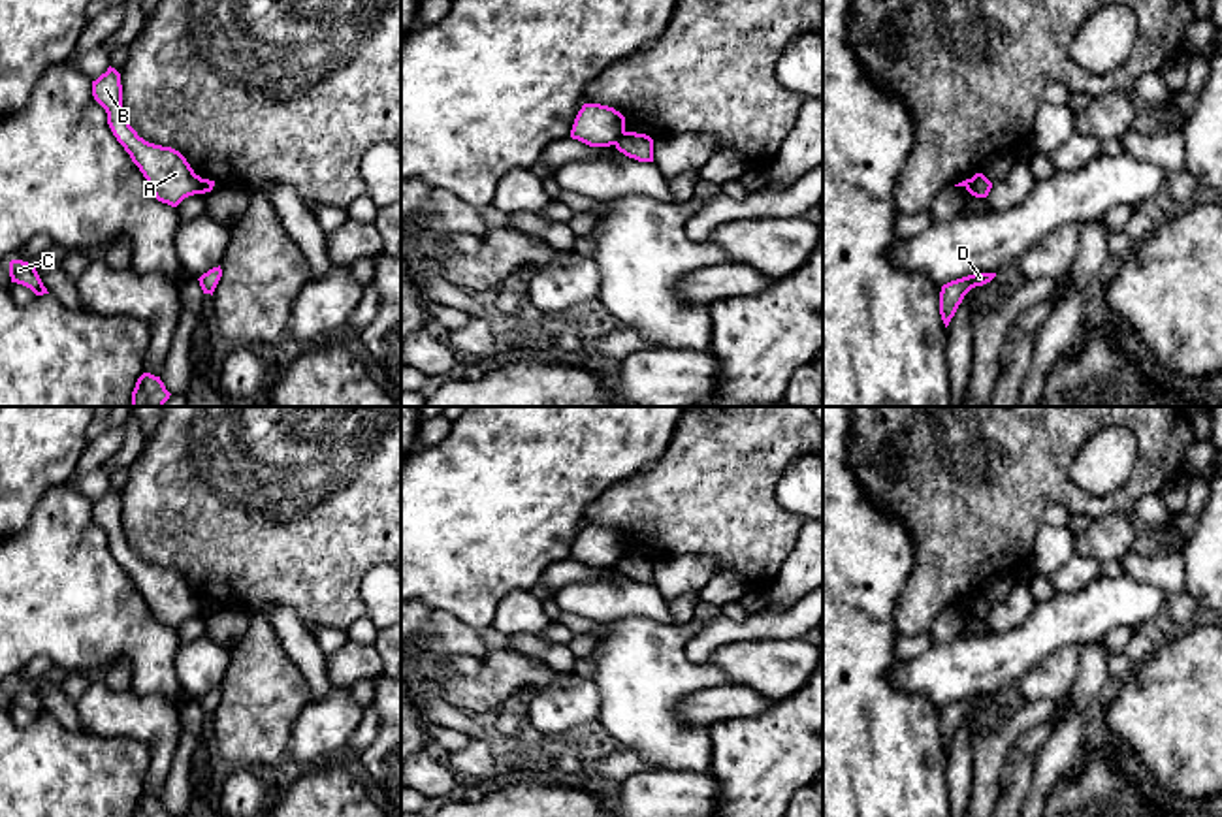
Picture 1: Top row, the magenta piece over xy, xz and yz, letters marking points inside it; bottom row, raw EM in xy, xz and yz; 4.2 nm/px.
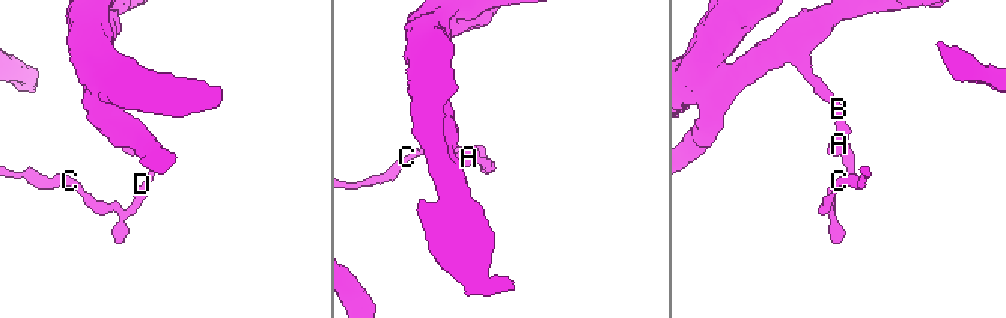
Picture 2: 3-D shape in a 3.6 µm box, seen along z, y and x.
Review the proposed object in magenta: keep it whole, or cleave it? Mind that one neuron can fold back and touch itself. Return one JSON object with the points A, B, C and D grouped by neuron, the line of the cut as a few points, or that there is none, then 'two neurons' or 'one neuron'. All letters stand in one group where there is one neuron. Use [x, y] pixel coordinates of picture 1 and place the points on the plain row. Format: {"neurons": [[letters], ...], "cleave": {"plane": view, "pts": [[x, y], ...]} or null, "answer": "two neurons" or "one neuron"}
{"neurons": [["A", "B"], ["C", "D"]], "cleave": {"plane": "xz", "pts": [[624, 552], [614, 565]]}, "answer": "two neurons"}

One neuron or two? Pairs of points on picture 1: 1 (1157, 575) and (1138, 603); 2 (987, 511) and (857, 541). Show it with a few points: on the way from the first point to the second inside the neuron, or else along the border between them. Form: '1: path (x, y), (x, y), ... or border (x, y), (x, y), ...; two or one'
1: border (1125, 573), (1158, 586), (1168, 595); two
2: border (872, 501), (908, 531), (910, 573); two

